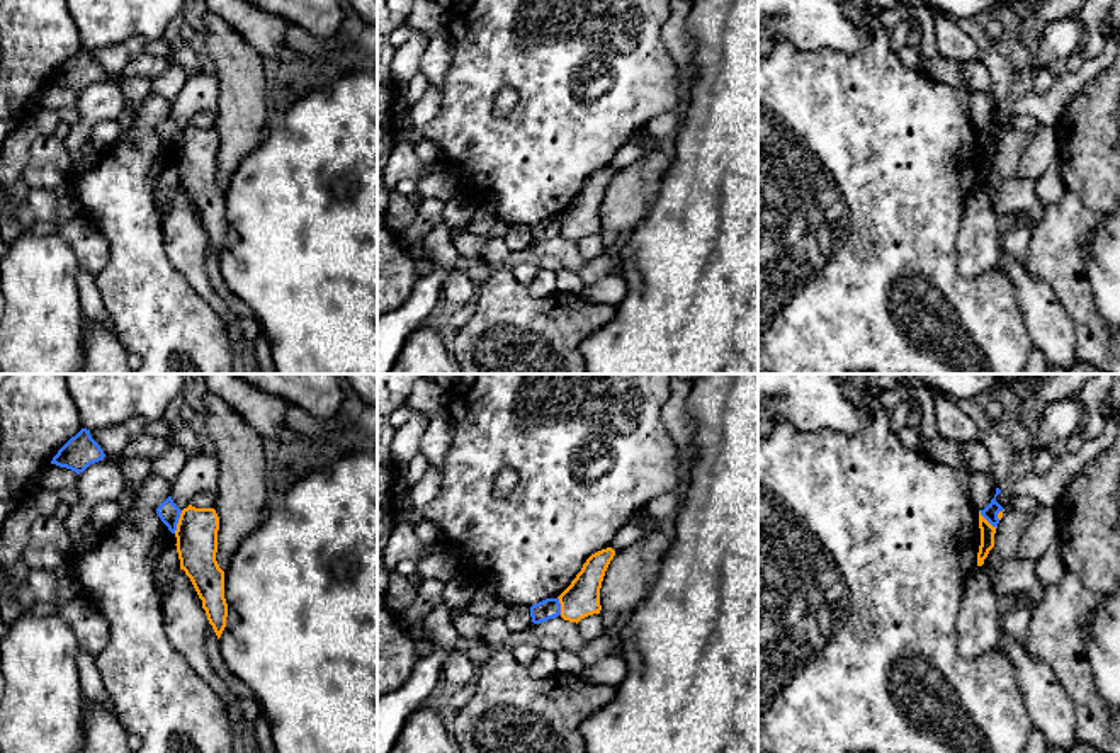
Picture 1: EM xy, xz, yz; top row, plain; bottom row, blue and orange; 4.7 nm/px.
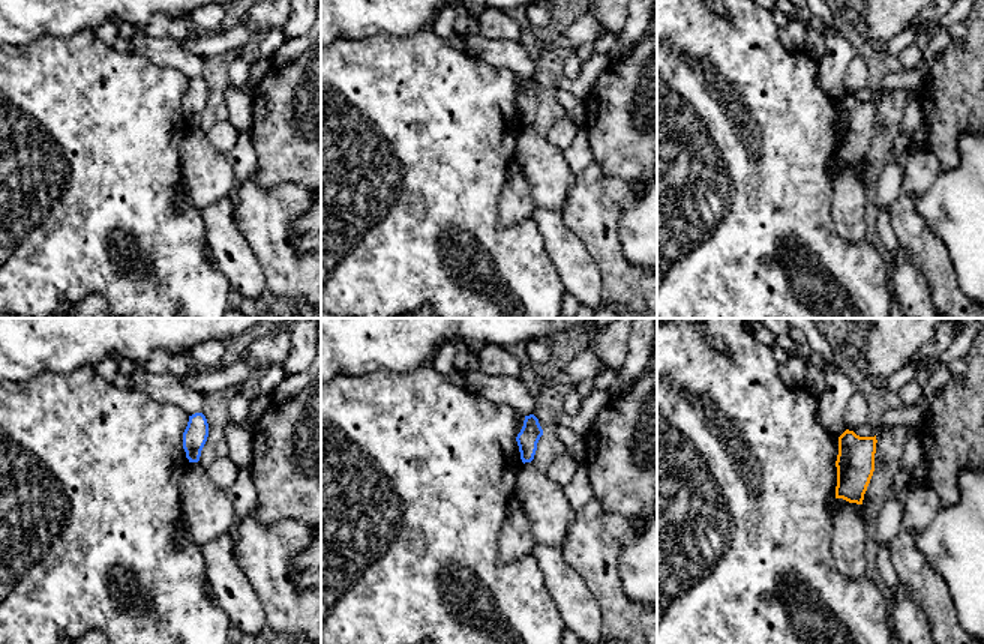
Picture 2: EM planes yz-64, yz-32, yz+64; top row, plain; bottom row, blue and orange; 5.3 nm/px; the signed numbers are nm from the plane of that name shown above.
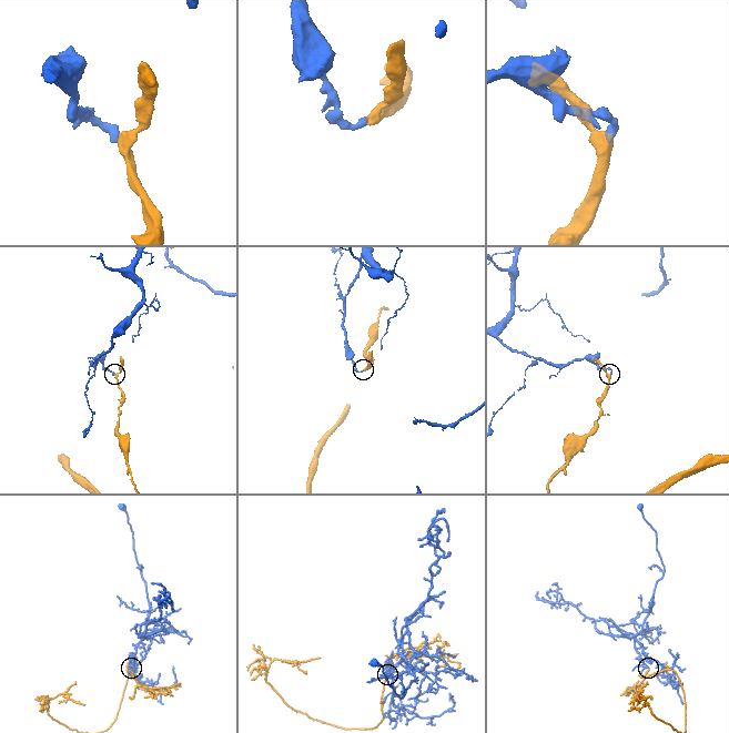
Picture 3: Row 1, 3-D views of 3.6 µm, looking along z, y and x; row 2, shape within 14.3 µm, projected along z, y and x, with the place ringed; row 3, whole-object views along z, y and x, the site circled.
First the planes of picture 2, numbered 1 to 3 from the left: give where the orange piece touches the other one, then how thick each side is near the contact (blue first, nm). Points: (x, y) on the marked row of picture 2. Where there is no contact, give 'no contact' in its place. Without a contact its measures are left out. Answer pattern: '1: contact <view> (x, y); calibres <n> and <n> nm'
1: no contact
2: no contact
3: no contact

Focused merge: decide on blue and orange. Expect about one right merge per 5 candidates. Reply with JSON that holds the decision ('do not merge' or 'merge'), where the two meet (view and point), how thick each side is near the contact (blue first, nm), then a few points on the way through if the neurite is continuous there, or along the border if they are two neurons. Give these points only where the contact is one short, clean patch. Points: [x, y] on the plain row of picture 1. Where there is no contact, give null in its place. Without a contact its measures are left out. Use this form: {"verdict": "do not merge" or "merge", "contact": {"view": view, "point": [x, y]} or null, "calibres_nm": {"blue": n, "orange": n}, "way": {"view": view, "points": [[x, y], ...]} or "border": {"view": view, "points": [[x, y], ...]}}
{"verdict": "do not merge", "contact": {"view": "xy", "point": [177, 141]}, "calibres_nm": {"blue": 100, "orange": 190}, "border": {"view": "xy", "points": [[182, 130], [174, 152]]}}

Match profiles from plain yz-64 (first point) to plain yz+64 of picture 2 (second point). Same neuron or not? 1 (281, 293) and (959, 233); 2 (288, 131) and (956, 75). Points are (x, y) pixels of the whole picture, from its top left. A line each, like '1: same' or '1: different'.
1: different
2: same

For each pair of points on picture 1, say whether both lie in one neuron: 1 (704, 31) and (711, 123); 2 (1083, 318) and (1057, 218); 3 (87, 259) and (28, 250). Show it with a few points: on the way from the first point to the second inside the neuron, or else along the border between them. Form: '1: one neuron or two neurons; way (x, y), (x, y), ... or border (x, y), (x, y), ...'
1: one neuron; way (711, 53), (711, 101)
2: one neuron; way (1074, 293), (1057, 260), (1057, 243)
3: two neurons; border (55, 233), (68, 243), (80, 267)

